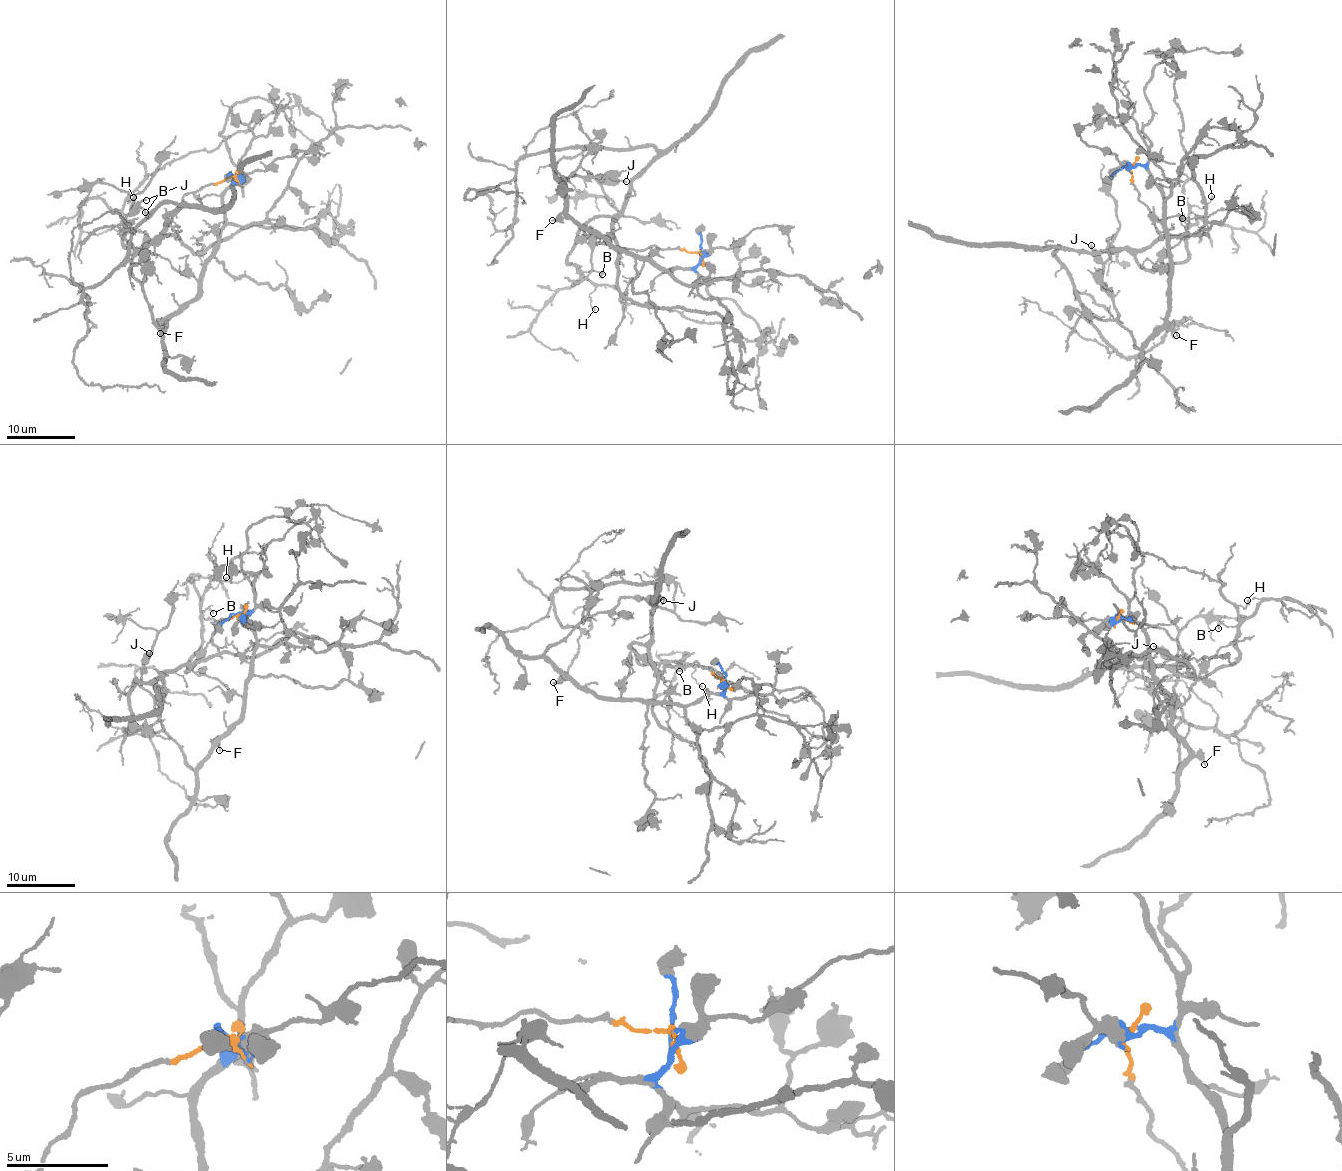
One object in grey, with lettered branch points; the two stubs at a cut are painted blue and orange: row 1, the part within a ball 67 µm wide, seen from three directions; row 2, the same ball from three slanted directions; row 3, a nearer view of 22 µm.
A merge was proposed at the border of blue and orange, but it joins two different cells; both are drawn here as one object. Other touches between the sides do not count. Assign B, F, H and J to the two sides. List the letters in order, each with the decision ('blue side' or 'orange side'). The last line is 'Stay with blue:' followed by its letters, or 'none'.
B: orange side
F: blue side
H: orange side
J: blue side
Stay with blue: F, J

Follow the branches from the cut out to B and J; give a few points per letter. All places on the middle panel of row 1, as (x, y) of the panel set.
B: (700, 252), (650, 246), (620, 250), (610, 217), (598, 217), (578, 227), (567, 262), (582, 272), (601, 274)
J: (700, 252), (690, 267), (667, 270), (623, 253), (569, 213), (562, 179), (587, 172), (598, 181), (626, 182)

